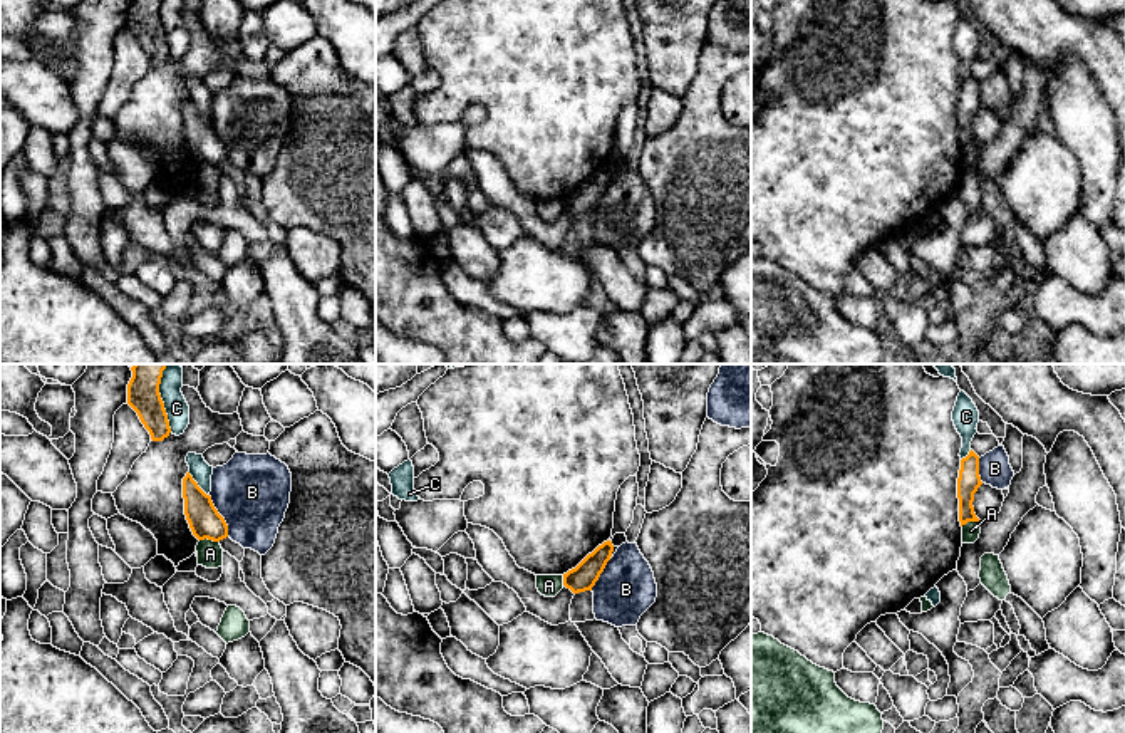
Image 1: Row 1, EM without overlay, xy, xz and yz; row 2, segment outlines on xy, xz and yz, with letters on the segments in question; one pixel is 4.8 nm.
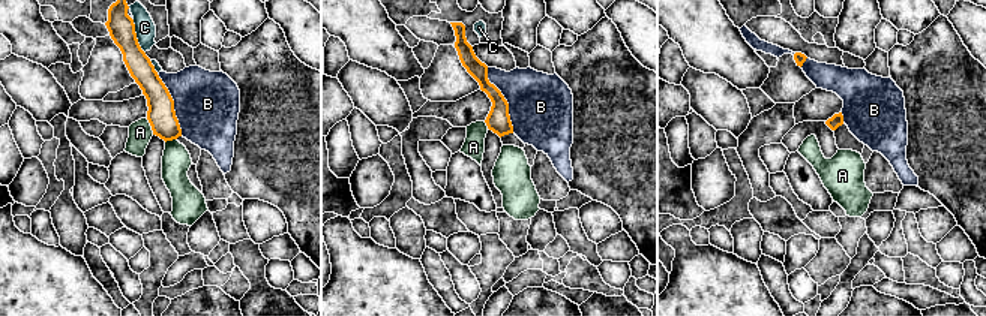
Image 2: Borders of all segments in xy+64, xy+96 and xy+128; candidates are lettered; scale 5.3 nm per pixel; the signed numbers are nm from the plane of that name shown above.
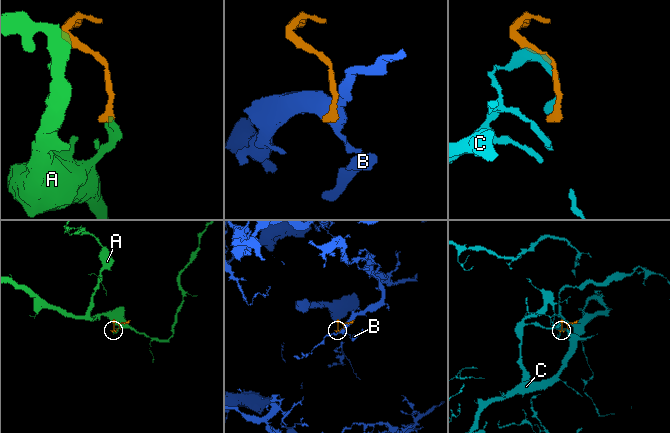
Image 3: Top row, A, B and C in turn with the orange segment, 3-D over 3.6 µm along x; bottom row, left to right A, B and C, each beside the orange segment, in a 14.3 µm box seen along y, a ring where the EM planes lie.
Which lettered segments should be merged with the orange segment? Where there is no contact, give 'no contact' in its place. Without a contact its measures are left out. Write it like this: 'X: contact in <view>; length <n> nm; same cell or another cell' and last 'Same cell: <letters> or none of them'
A: contact in xy; length 100 nm; another cell
B: contact in xy; length 220 nm; another cell
C: contact in xy; length 320 nm; another cell
Same cell: none of them

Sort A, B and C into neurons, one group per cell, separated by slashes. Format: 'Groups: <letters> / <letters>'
Groups: A / B / C

